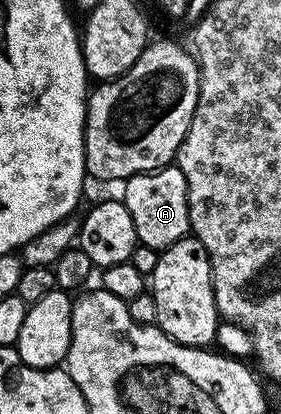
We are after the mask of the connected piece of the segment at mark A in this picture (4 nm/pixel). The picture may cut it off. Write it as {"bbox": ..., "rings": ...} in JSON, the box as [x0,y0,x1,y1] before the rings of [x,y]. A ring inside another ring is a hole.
{"bbox":[124,166,190,250],"rings":[[[177,166],[159,168],[157,172],[141,172],[125,181],[124,203],[141,243],[159,250],[170,248],[190,232],[190,207],[186,179]]]}

